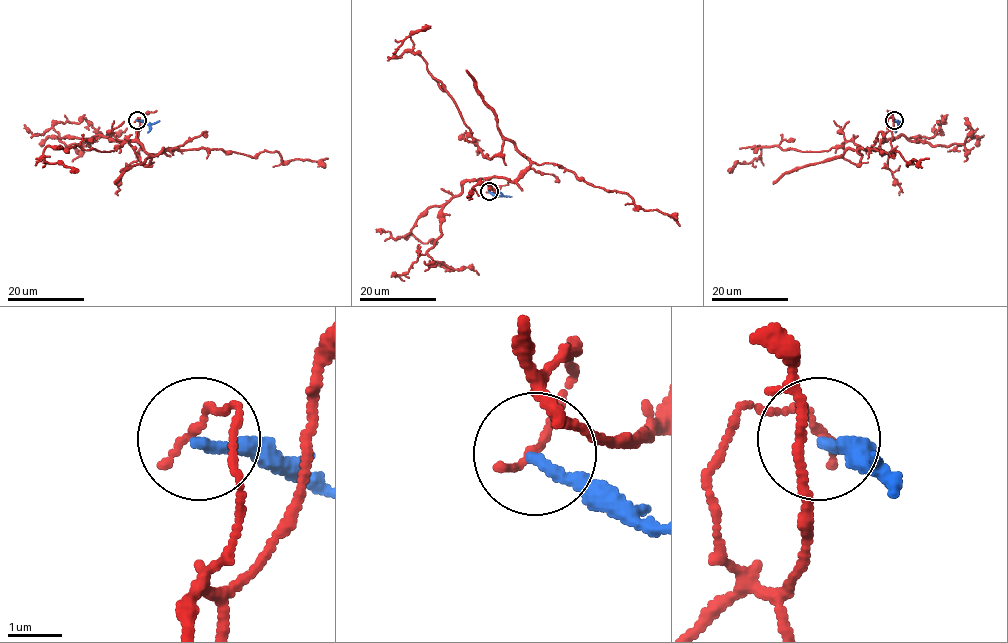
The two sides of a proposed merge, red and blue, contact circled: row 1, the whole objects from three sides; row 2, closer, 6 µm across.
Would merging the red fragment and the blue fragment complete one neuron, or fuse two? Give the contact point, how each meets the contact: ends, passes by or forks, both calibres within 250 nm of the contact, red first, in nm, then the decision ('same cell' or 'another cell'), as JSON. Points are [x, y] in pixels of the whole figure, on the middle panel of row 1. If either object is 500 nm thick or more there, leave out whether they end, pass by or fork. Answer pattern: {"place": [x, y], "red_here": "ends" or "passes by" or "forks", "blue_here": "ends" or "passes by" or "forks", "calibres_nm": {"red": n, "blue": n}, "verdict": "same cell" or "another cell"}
{"place": [489, 191], "red_here": "ends", "blue_here": "ends", "calibres_nm": {"red": 160, "blue": 200}, "verdict": "another cell"}

